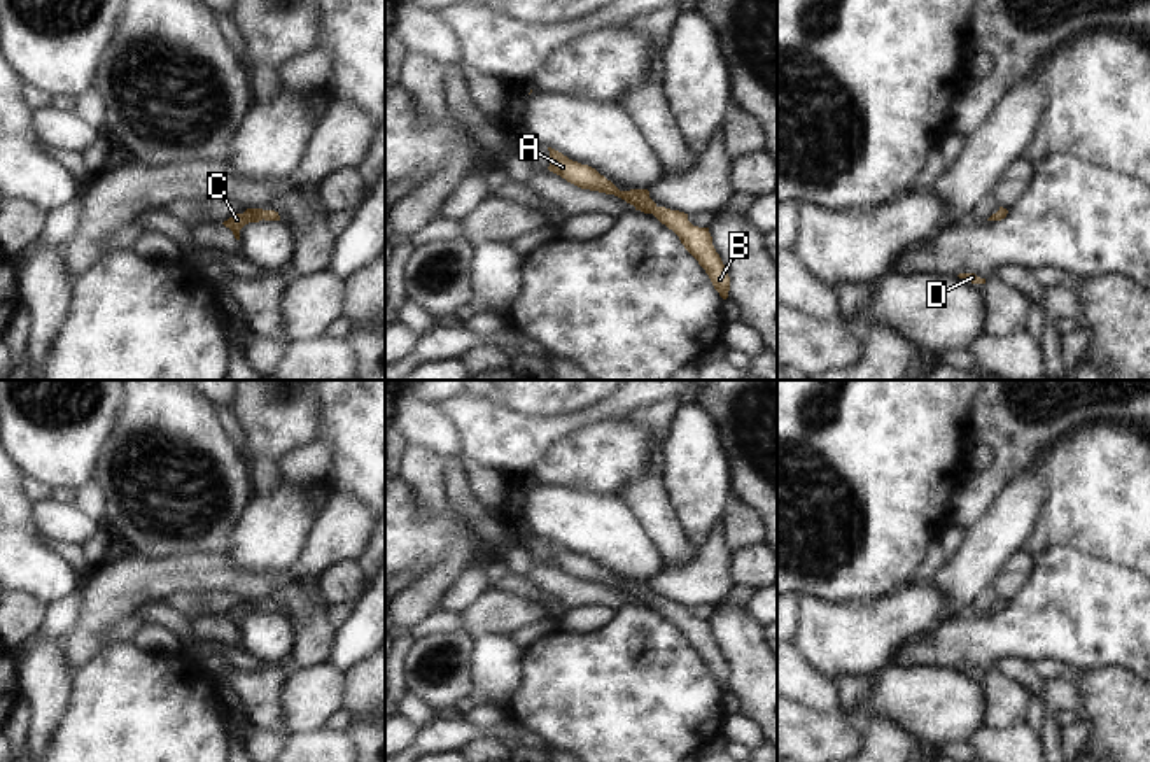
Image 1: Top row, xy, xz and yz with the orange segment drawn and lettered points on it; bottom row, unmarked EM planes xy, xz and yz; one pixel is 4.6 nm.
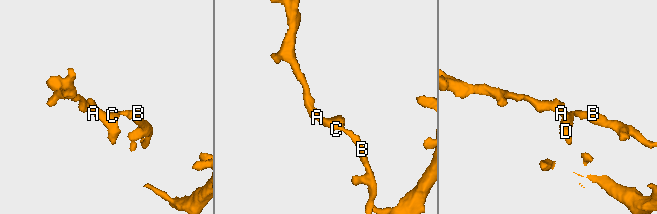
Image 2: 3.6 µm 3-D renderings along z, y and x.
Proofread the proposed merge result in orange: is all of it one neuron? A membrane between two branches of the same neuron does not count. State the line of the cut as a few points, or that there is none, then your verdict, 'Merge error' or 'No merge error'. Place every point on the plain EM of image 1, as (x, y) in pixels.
No split. No merge error

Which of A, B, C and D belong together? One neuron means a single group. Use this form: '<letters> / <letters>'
A B C D

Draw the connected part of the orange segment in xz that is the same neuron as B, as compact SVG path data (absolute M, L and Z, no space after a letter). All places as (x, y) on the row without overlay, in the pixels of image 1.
M548 540L548 543L550 543L550 559L548 559L550 564L560 568L567 575L581 582L614 587L625 592L627 596L634 597L635 603L641 603L644 606L653 606L662 617L665 617L679 629L684 641L705 662L719 688L723 692L728 690L730 669L726 666L726 660L719 646L712 638L712 629L709 625L709 620L693 618L688 613L688 606L684 604L658 599L649 590L648 582L620 583L611 573L600 568L595 561L572 554L551 540Z

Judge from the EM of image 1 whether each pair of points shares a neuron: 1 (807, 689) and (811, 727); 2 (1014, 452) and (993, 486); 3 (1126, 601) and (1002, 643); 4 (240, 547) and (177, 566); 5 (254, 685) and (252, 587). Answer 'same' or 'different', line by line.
1: different
2: same
3: same
4: different
5: different

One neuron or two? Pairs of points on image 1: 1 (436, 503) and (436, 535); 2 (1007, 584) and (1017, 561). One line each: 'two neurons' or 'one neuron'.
1: two neurons
2: one neuron

